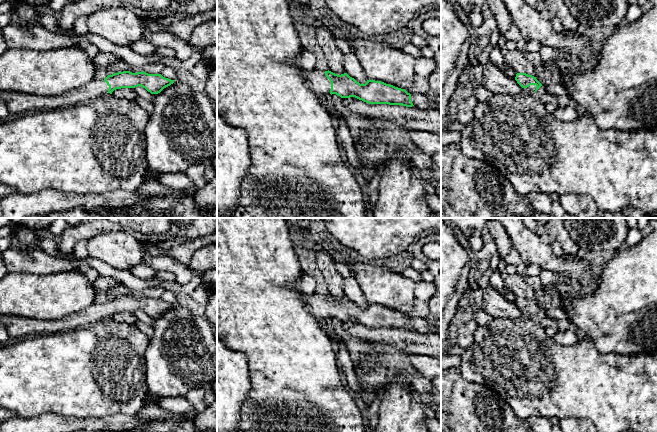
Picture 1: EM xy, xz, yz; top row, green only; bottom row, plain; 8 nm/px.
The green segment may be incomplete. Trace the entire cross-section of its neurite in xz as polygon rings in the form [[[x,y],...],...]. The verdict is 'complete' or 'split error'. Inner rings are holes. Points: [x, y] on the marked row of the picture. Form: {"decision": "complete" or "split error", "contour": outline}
{"decision": "split error", "contour": [[[305,70],[304,77],[310,89],[318,95],[330,93],[341,98],[355,97],[369,104],[414,106],[411,94],[405,89],[381,81],[367,80],[365,84],[360,84],[347,73],[338,75],[329,70]]]}

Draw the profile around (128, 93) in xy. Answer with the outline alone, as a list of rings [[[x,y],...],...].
[[[133,88],[116,89],[112,92],[112,95],[117,98],[126,98],[129,100],[135,100],[138,97]]]

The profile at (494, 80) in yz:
[[[491,62],[485,67],[483,82],[480,85],[494,94],[518,94],[525,92],[515,78],[509,78]]]

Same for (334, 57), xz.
[[[322,27],[311,28],[310,33],[312,39],[322,47],[326,55],[329,71],[338,75],[346,73],[342,64],[344,54],[337,47],[332,33]]]

